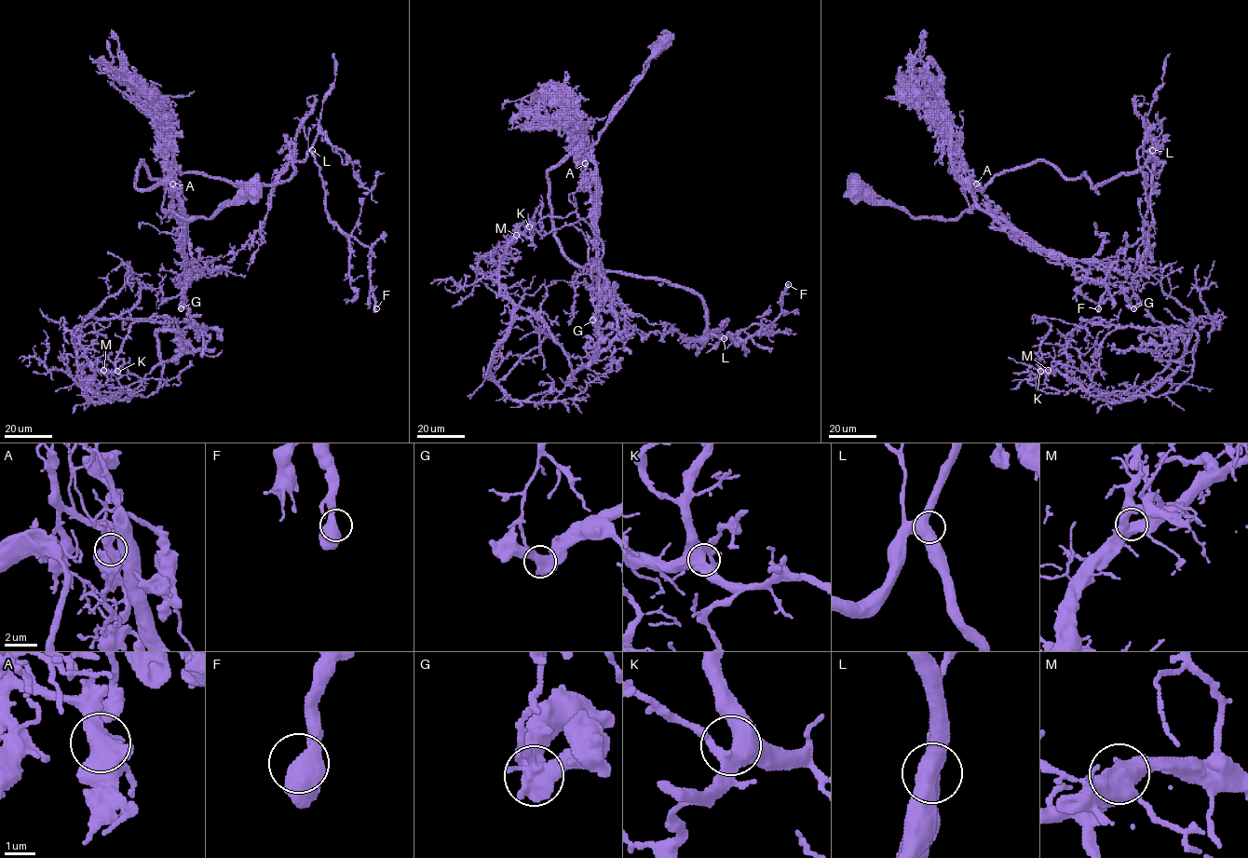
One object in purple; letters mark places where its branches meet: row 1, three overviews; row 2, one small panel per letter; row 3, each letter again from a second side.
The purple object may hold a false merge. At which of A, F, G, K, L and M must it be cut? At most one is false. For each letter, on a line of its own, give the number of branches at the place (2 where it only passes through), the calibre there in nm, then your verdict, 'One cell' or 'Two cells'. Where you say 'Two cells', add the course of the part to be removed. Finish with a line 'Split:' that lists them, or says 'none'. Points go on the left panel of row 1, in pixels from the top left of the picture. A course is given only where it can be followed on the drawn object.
A: Branches: 3. Thickness 480 nm. One cell
F: Branches: 3. Thickness 500 nm. One cell
G: Branches: 3. Thickness 550 nm. Two cells. Course of the part to remove: (180, 308), (190, 318), (182, 350), (100, 402), (87, 394), (97, 371), (170, 380), (191, 364), (172, 385)
K: Branches: 3. Thickness 480 nm. One cell
L: Branches: 3. Thickness 480 nm. One cell
M: Branches: 3. Thickness 500 nm. One cell
Split: G

